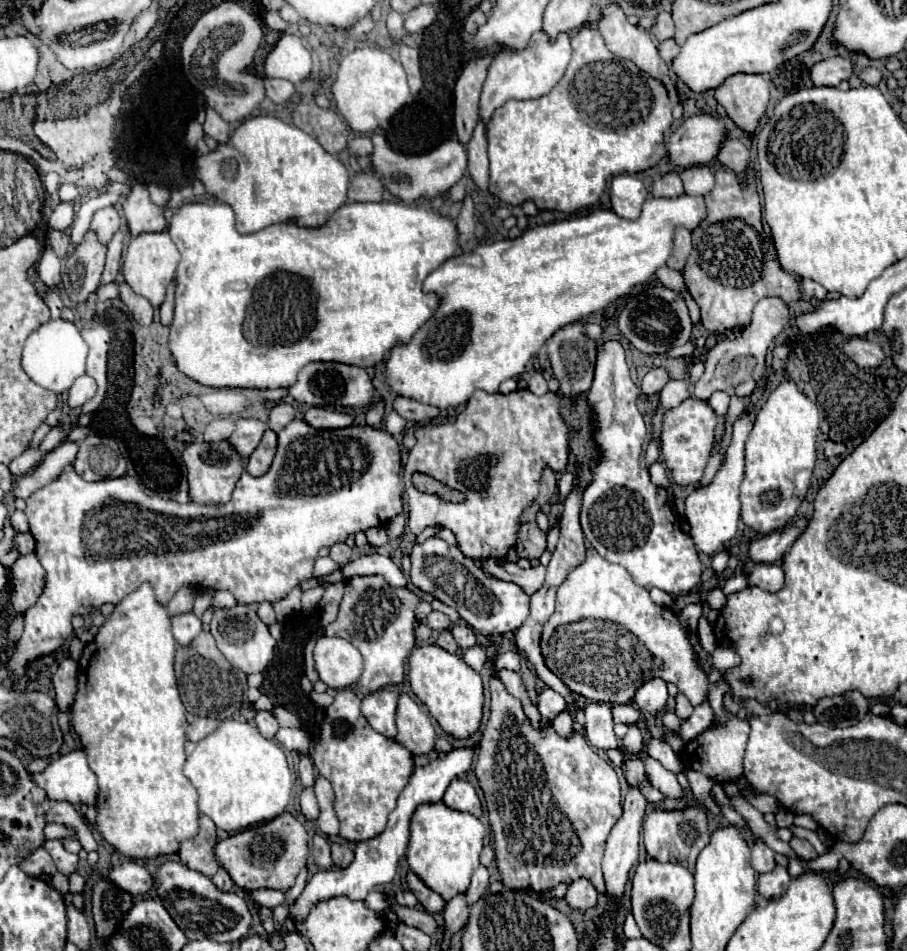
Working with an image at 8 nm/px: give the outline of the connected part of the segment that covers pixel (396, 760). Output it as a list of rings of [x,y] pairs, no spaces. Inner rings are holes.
[[[340,689],[334,703],[326,709],[326,731],[312,747],[310,755],[320,775],[332,783],[336,793],[336,815],[340,819],[340,835],[348,841],[366,841],[380,835],[386,827],[390,811],[402,793],[412,773],[414,761],[408,749],[394,739],[376,733],[360,713],[360,697],[352,689]],[[334,723],[344,725],[344,731],[334,731]]]

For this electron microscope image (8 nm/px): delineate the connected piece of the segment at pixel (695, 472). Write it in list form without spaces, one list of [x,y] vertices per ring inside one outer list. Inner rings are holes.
[[[684,399],[676,409],[670,409],[664,417],[664,429],[662,429],[662,455],[666,461],[666,467],[672,473],[672,479],[678,485],[696,485],[702,479],[702,473],[708,463],[708,455],[714,443],[714,429],[716,429],[718,417],[716,411],[698,399]]]

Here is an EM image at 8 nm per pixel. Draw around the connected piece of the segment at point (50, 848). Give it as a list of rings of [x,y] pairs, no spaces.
[[[46,841],[44,847],[46,847],[46,851],[52,855],[54,865],[56,865],[56,869],[58,869],[62,875],[70,877],[70,875],[78,869],[78,855],[68,853],[68,851],[62,847],[60,841]]]

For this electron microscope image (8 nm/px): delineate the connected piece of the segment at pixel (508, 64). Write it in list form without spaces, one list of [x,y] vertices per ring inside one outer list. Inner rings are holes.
[[[540,31],[534,33],[530,39],[530,45],[520,51],[502,51],[496,61],[492,61],[488,69],[488,77],[484,81],[484,89],[480,93],[480,119],[484,125],[490,121],[494,109],[504,105],[510,99],[538,99],[548,95],[564,75],[564,69],[568,67],[572,57],[570,37],[566,33],[560,33],[556,43],[548,43],[548,37]]]

